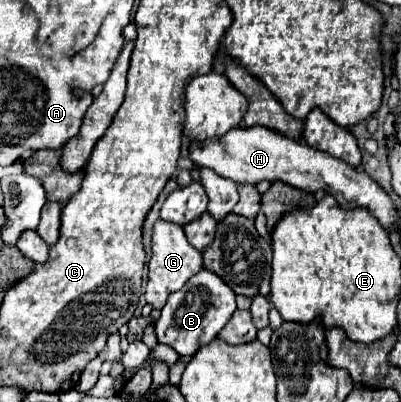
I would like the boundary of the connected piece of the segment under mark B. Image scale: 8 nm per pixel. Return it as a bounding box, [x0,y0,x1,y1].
[155,268,235,356]

